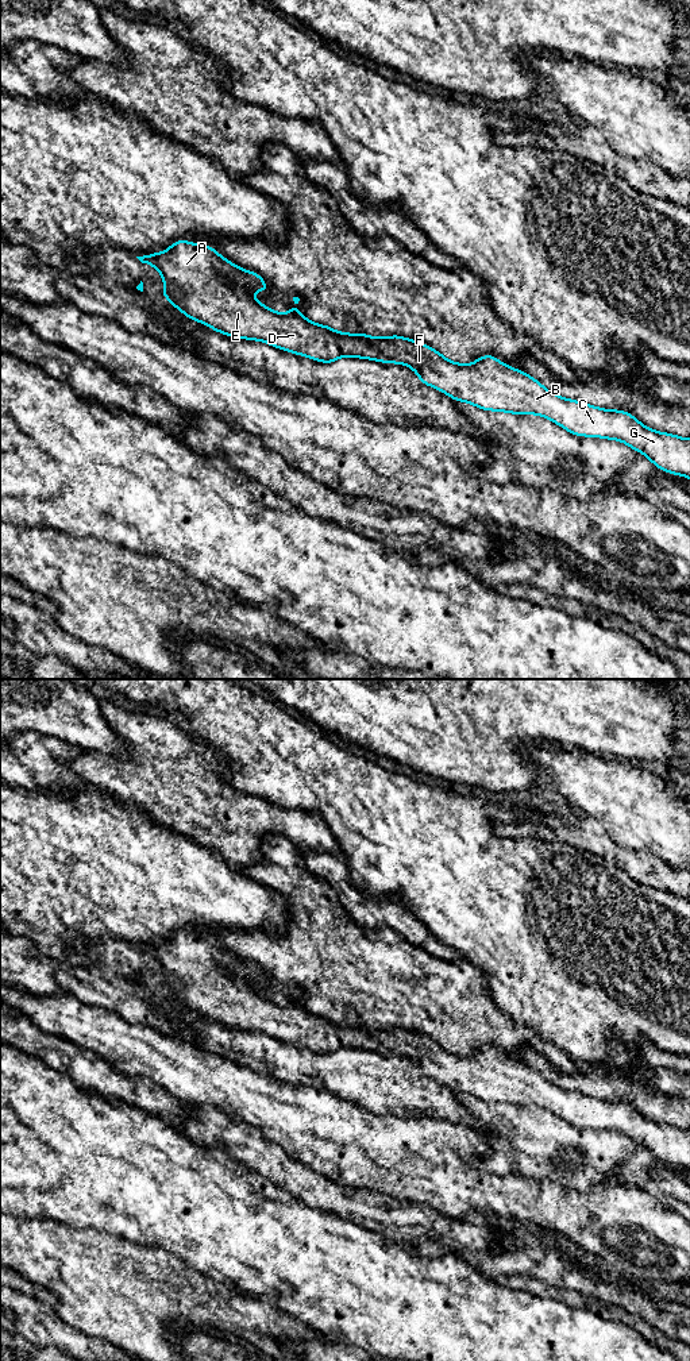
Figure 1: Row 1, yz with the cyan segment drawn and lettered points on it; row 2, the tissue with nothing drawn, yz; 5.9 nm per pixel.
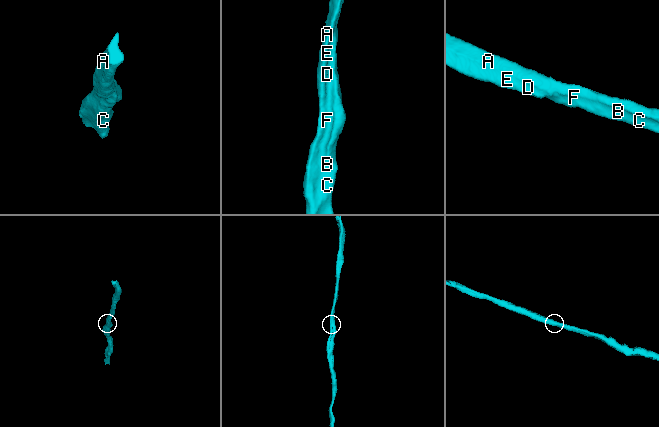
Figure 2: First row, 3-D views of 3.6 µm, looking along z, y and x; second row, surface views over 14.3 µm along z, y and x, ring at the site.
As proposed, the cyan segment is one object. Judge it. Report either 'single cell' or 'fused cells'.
single cell

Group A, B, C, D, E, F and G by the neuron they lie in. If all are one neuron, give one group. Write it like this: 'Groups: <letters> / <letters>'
Groups: A B C D E F G

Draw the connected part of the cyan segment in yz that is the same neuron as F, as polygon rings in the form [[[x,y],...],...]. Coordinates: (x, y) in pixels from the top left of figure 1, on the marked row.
[[[176,240],[163,252],[136,258],[161,273],[166,286],[159,296],[165,296],[186,317],[223,335],[265,342],[280,350],[309,356],[323,363],[332,363],[342,356],[352,356],[405,365],[417,373],[421,383],[446,393],[454,401],[465,401],[483,410],[537,415],[550,419],[577,436],[620,440],[641,452],[659,470],[690,479],[690,439],[651,429],[625,410],[608,410],[577,400],[563,398],[547,390],[527,373],[504,365],[493,355],[482,355],[471,365],[462,365],[448,361],[428,344],[398,335],[375,338],[366,333],[338,332],[328,325],[309,321],[293,305],[288,313],[278,313],[251,296],[253,290],[265,293],[270,290],[262,277],[234,265],[211,246]]]

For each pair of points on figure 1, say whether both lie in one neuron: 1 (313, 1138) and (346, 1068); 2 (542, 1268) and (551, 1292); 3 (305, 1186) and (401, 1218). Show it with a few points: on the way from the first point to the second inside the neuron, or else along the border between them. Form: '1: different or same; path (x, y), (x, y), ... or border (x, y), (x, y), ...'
1: different; border (304, 1084), (351, 1099), (363, 1107)
2: different; border (519, 1273), (579, 1292)
3: same; path (330, 1196), (377, 1211)

